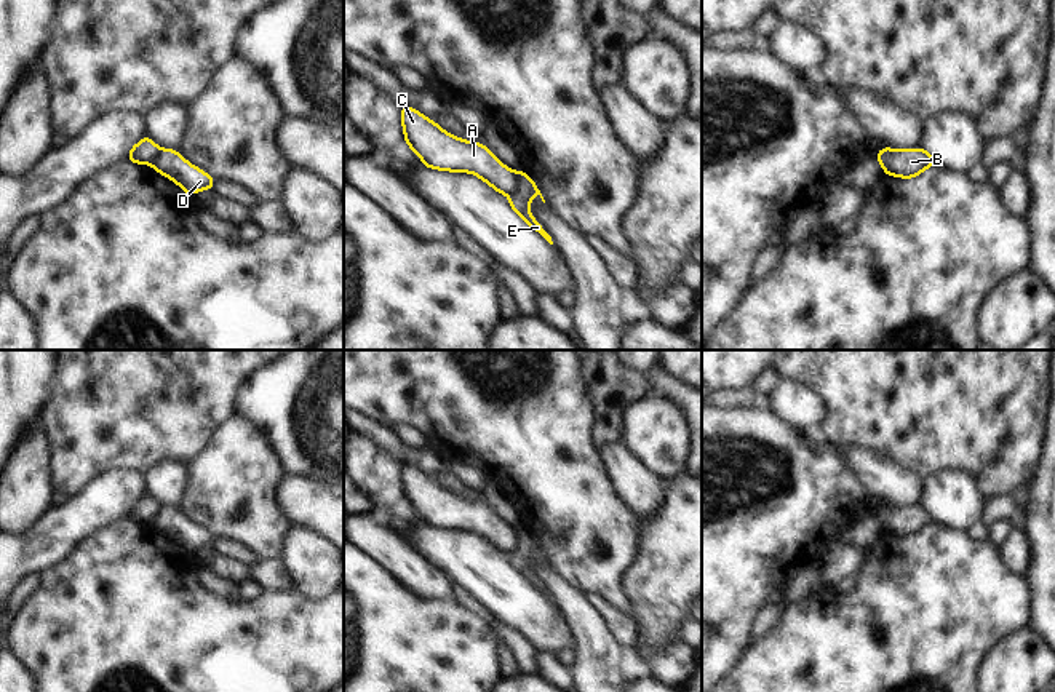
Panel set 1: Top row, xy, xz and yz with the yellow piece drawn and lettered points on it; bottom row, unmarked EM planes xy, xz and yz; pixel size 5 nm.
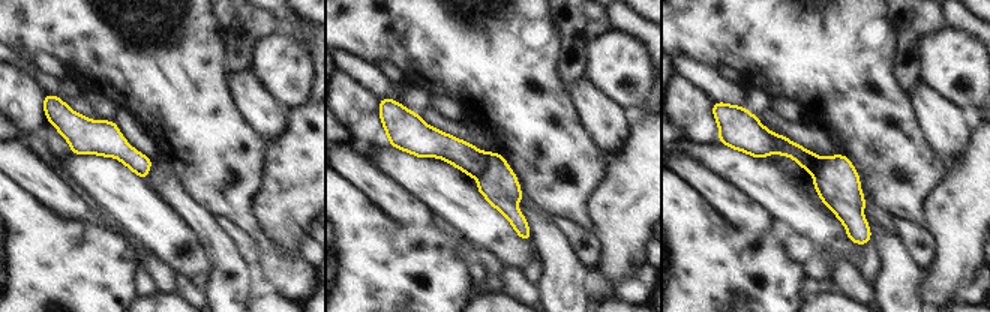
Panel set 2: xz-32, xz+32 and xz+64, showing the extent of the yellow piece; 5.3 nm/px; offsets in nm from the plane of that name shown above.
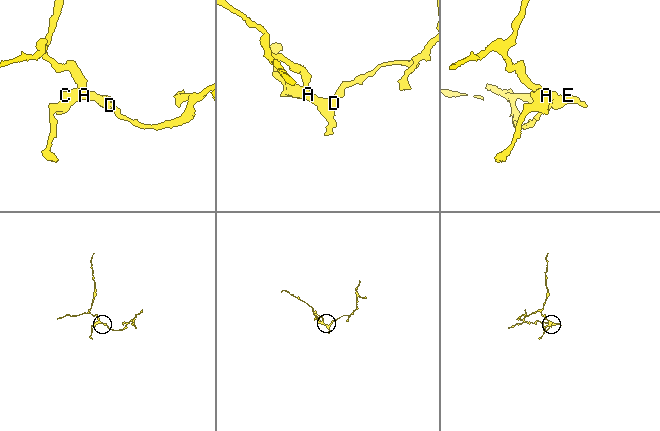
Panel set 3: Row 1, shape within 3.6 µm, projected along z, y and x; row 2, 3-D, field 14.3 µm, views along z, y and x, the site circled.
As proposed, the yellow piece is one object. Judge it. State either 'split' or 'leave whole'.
split

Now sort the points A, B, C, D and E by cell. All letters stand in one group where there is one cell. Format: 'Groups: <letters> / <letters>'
Groups: A C / B D E.

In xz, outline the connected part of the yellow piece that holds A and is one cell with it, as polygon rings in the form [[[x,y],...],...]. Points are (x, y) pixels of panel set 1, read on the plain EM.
[[[403,463],[404,500],[430,527],[472,531],[502,553],[518,547],[518,532],[500,521],[483,502],[446,491],[419,468]]]

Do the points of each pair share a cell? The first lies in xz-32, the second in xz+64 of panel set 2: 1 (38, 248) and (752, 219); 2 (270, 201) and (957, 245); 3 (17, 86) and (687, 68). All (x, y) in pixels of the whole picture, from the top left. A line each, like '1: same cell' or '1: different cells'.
1: different cells
2: same cell
3: different cells

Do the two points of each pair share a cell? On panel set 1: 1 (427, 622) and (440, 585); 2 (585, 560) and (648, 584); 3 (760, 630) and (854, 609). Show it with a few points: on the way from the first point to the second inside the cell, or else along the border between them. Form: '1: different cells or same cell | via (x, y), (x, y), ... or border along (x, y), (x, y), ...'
1: different cells | border along (400, 584), (425, 598), (448, 600), (456, 596)
2: different cells | border along (636, 539), (633, 561), (622, 577), (630, 611)
3: different cells | border along (798, 600), (784, 609), (764, 635), (753, 640)

